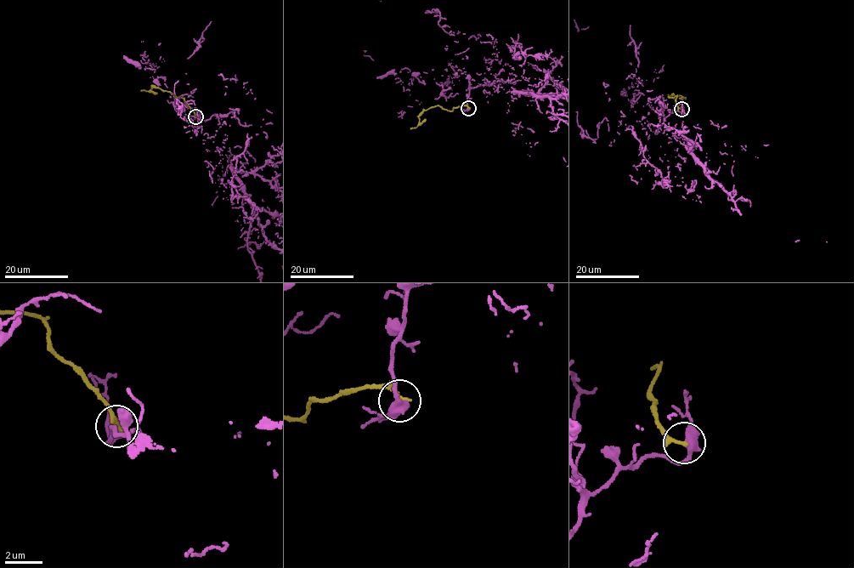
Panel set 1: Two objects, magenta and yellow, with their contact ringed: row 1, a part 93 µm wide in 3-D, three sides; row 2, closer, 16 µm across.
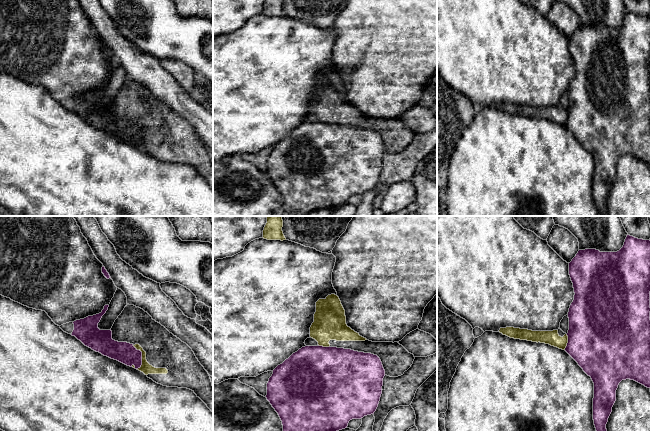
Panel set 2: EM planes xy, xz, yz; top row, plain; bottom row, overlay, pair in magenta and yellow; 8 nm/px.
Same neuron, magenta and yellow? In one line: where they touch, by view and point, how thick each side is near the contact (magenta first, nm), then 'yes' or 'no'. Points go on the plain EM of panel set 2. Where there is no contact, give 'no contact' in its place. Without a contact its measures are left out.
contact xy (141, 132); calibres 170 and 90 nm; no

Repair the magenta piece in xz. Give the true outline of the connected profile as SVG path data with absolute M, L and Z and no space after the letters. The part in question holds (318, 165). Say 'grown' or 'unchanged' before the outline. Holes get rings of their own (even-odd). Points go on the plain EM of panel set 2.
unchanged; M305 122L278 141L267 159L266 174L278 189L283 201L282 216L306 216L318 209L347 204L352 195L374 190L382 170L385 146L377 131L351 125Z

